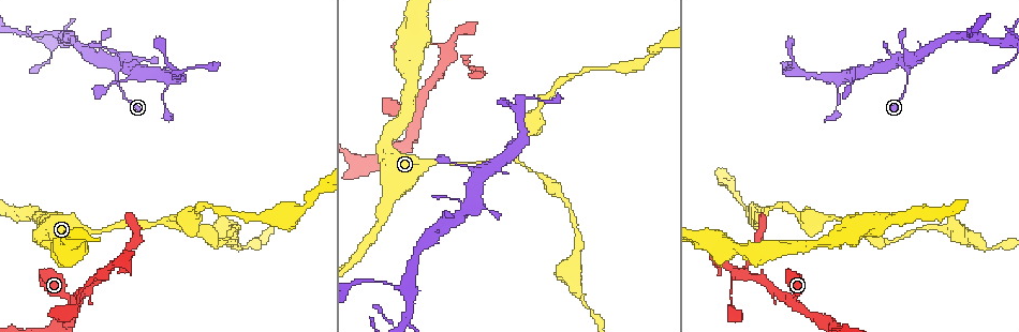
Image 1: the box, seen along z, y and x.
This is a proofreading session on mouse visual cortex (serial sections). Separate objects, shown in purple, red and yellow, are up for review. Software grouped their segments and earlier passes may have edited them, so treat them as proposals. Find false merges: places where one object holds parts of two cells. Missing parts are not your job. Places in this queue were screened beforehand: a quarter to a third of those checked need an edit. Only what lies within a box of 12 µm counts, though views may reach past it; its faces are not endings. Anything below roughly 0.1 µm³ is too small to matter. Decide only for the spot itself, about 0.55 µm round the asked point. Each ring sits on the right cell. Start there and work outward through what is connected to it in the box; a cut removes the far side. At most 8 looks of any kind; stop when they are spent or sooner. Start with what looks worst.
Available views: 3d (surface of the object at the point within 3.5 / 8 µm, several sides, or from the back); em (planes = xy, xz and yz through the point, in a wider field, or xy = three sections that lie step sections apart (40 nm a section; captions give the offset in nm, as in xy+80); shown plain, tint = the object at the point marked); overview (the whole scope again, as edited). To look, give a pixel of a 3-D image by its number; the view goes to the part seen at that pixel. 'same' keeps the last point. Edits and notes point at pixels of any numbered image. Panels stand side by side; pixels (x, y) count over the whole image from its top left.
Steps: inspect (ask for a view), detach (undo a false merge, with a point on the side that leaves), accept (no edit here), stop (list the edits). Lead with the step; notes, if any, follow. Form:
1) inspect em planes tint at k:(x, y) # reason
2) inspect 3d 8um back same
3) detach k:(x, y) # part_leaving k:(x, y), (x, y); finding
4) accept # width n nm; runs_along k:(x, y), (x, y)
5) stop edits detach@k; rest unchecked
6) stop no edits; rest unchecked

inspect 3d 3.5um at 1:(160, 221) # branch point

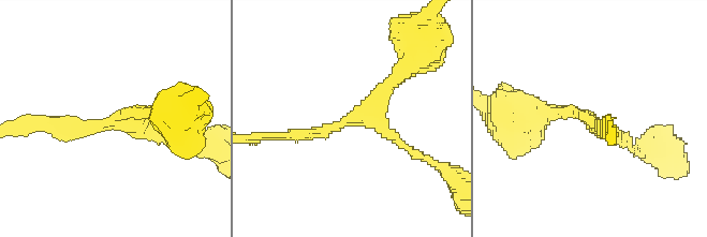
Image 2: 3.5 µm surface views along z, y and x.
inspect em xy step 5 tint at 2:(592, 119)

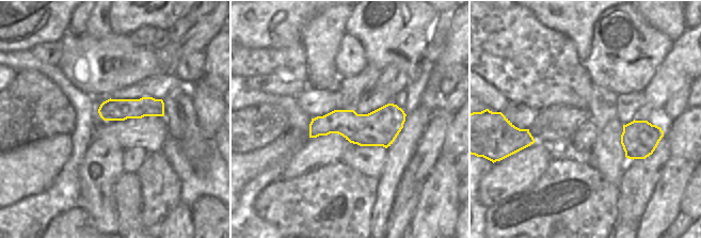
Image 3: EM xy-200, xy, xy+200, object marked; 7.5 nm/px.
accept # runs_along 2:(284, 136), (341, 126), (407, 68); all the same cell

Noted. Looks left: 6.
inspect 3d 3.5um at 1:(795, 305) # three-way junction

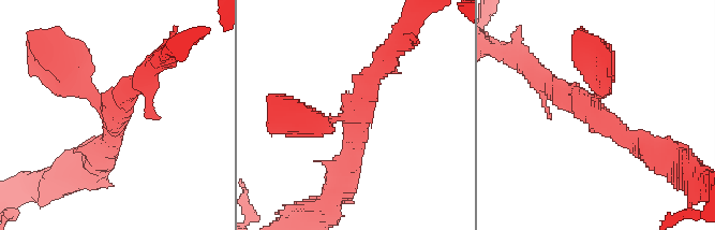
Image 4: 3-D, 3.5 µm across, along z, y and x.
inspect em xy step 2 tint at 4:(601, 115) # arms 3; arm_widths 350, 350, 350 nm

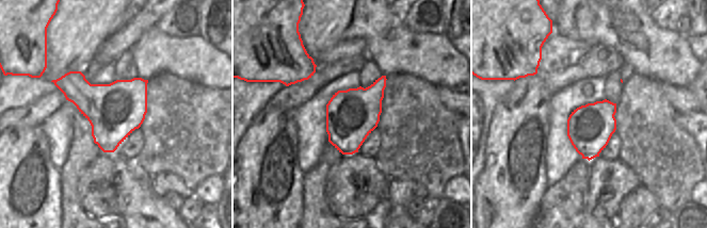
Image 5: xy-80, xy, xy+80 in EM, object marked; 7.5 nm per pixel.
accept # width 380 nm; runs_along 4:(600, 71), (602, 120), (657, 154); all the same cell

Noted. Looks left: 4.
inspect 3d 3.5um at 1:(742, 272)

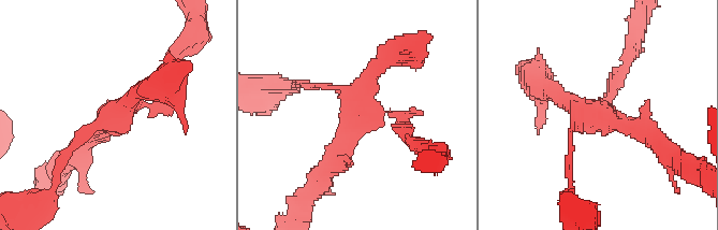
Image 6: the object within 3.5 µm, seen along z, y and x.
inspect em xy step 5 tint at 6:(355, 109) # arms 4; arm_widths 100, 100, 250, 300 nm

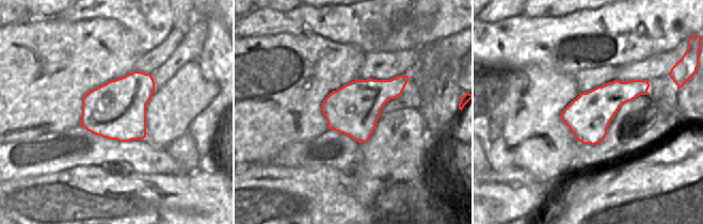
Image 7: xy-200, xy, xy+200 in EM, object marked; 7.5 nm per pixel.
detach 6:(618, 72) # part_leaving 6:(607, 99), (632, 56), (638, 27); two cells meet here

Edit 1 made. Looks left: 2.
stop edits detach@6; rest unchecked

